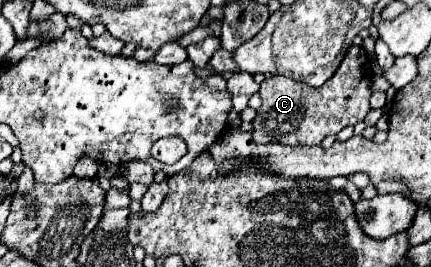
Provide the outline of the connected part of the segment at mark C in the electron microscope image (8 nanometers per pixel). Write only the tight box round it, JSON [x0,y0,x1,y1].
[252,45,372,145]

